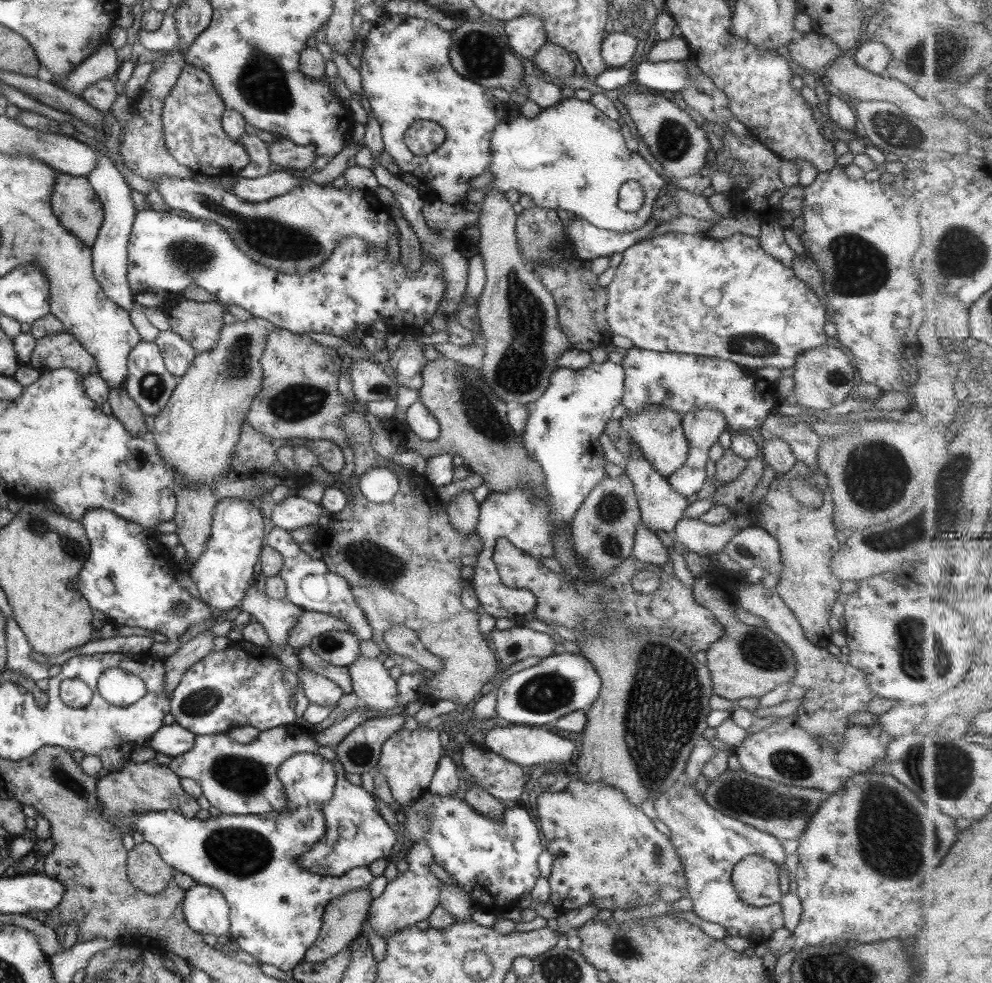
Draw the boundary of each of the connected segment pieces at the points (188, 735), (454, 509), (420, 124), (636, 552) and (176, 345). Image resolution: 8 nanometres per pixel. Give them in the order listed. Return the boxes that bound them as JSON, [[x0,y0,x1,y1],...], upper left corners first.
[[148,722,194,757],[444,491,479,537],[403,120,444,156],[632,526,669,567],[153,328,196,377]]

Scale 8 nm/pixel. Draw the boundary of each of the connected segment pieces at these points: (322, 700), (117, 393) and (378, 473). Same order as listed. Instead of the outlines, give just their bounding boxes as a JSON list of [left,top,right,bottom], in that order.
[[298,666,343,710],[108,387,149,438],[357,468,398,504]]

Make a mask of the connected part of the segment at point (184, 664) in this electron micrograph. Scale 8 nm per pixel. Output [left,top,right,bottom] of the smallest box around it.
[163,629,213,694]

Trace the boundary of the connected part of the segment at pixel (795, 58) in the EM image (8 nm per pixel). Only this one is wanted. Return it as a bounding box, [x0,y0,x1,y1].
[786,32,842,73]

